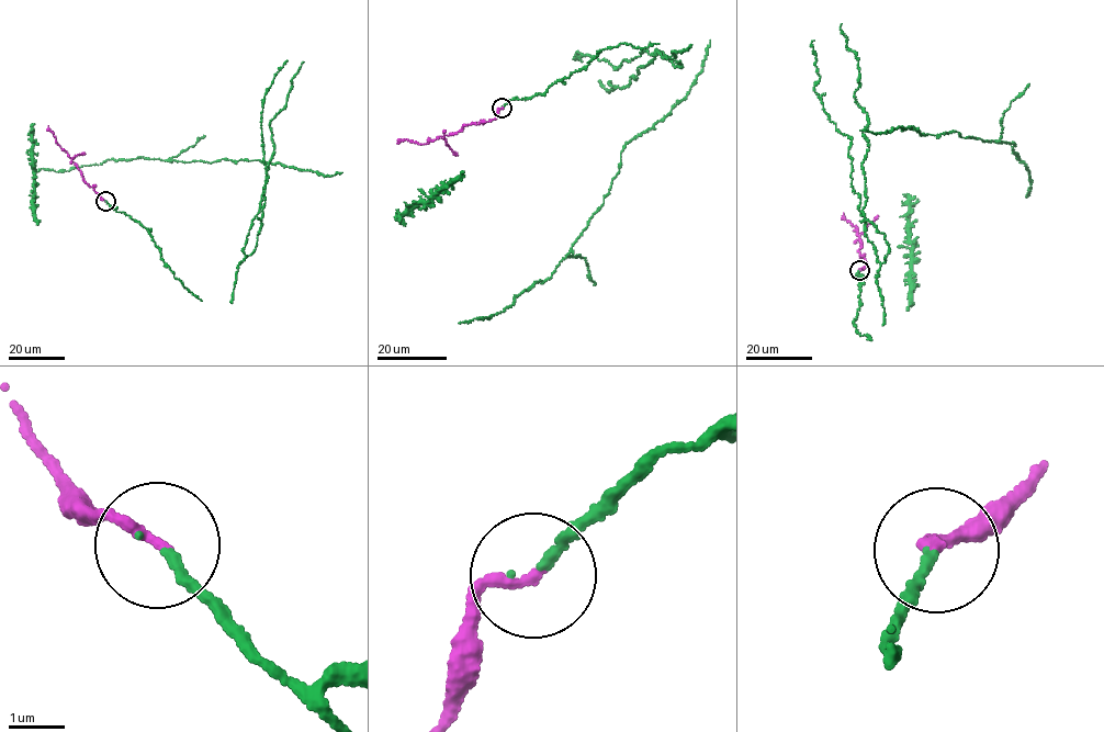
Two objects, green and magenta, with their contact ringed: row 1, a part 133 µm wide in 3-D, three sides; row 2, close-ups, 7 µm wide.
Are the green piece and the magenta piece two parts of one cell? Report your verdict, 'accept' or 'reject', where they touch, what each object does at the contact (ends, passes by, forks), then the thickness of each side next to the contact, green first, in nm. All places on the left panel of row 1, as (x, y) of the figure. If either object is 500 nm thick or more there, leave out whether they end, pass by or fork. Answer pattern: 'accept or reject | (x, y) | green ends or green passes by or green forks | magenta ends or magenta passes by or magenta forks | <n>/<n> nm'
accept | (105, 201) | green ends | magenta ends | 170/200 nm

